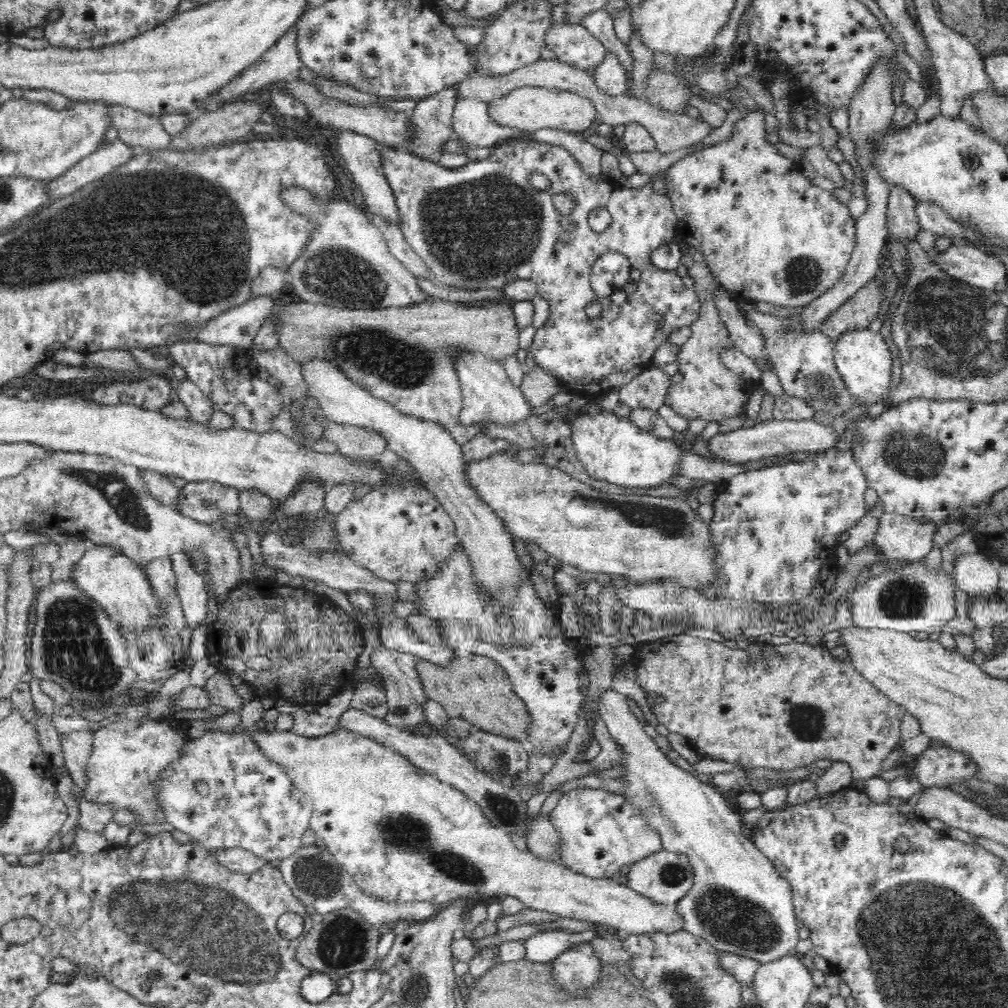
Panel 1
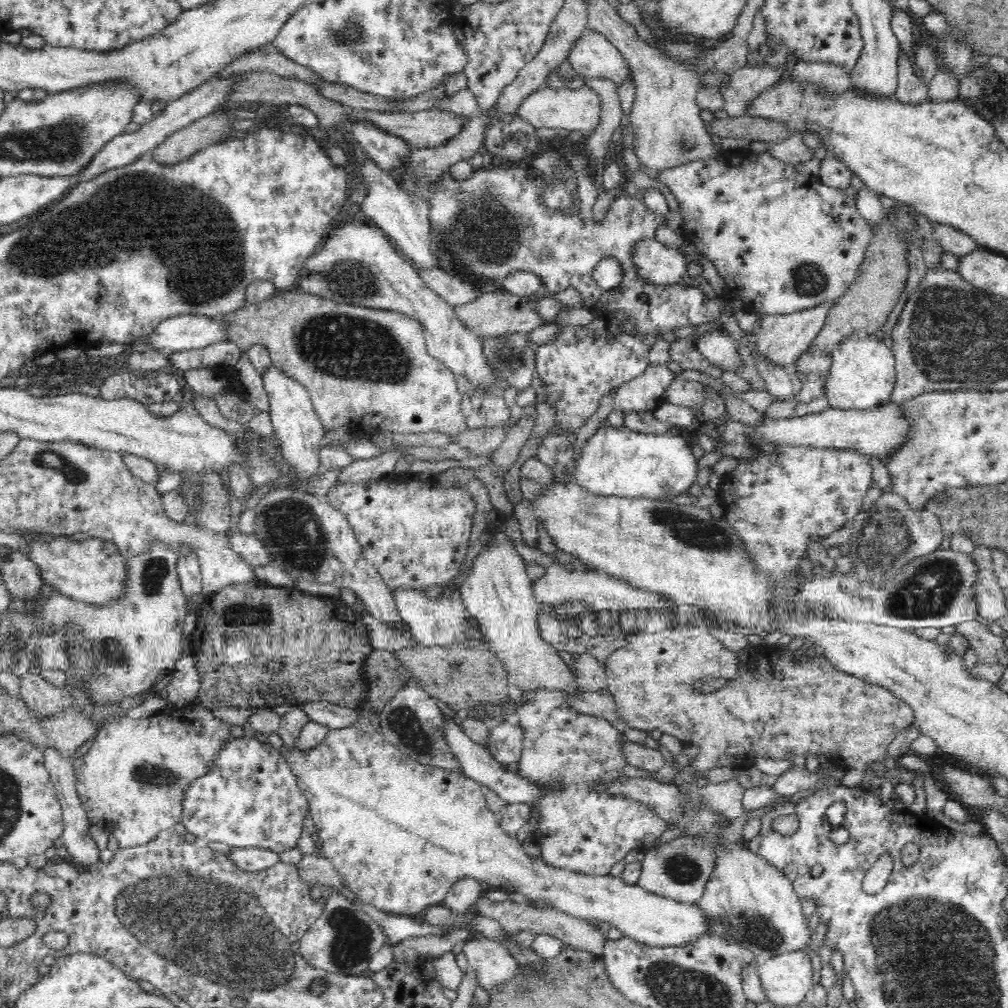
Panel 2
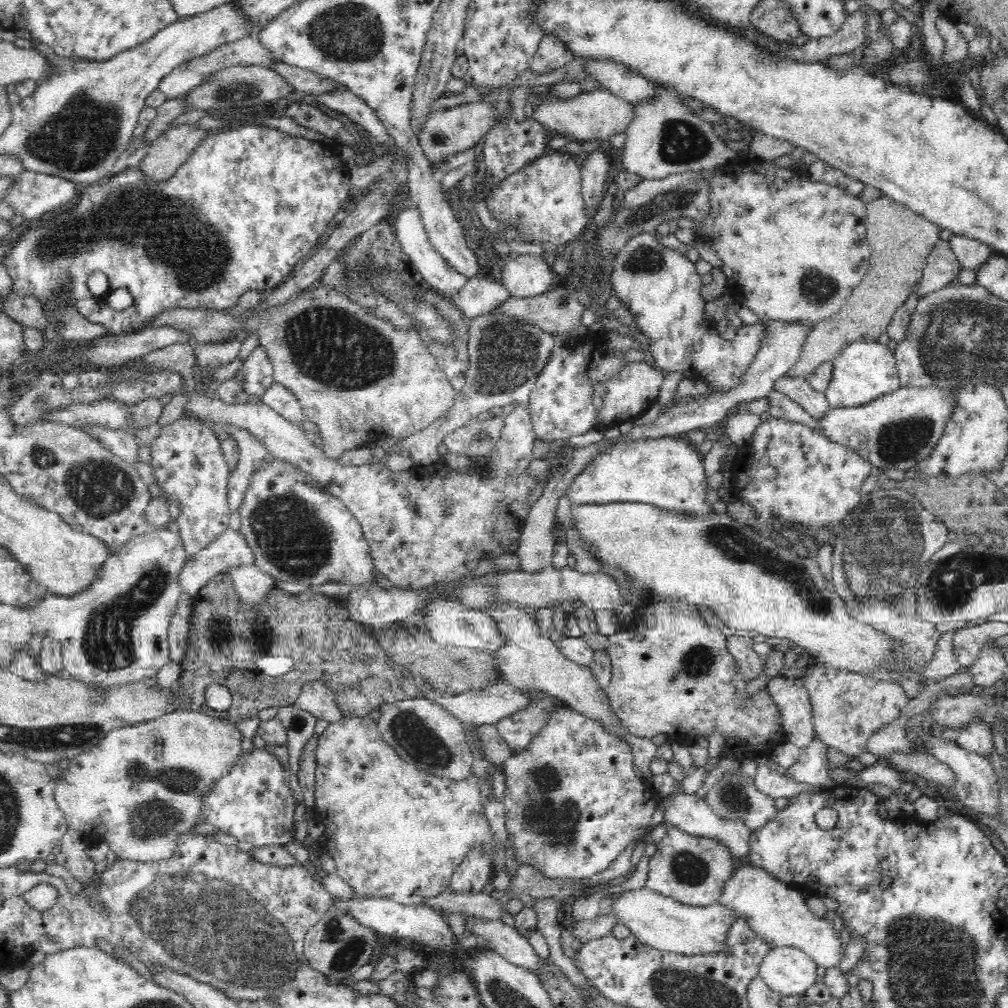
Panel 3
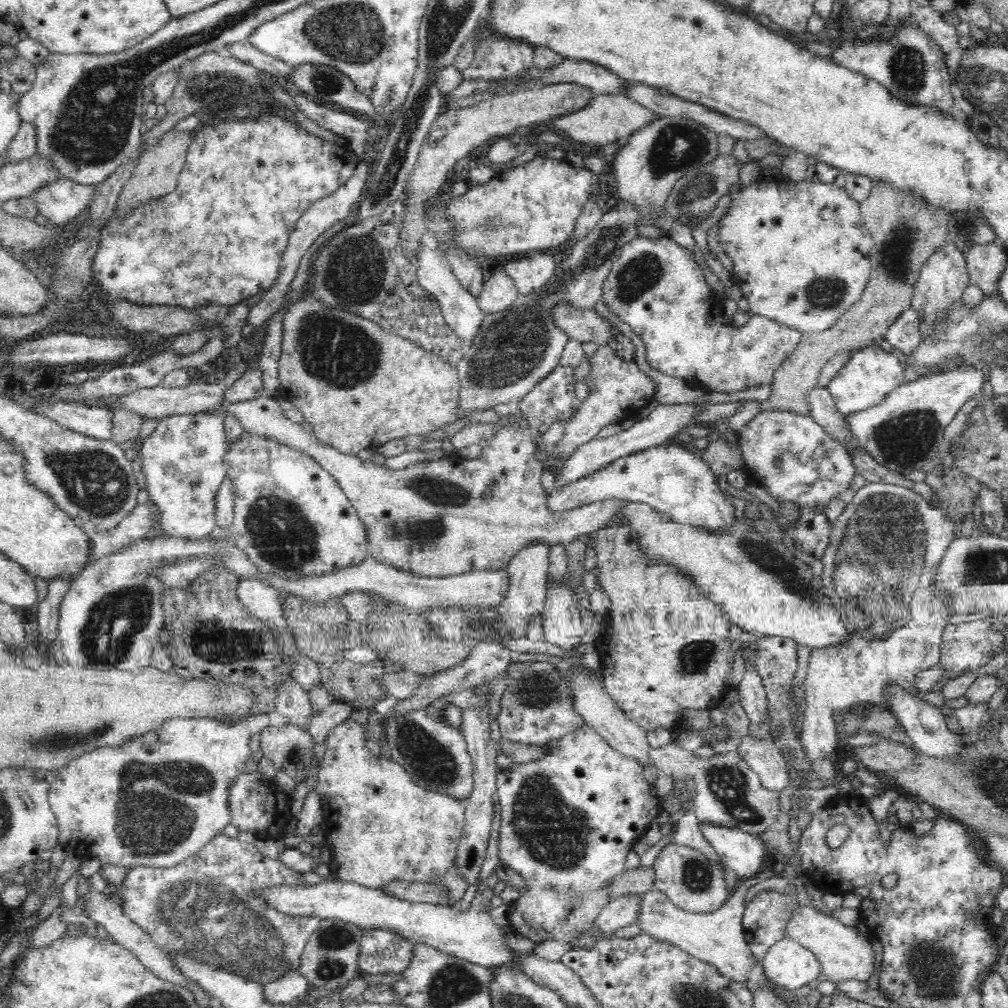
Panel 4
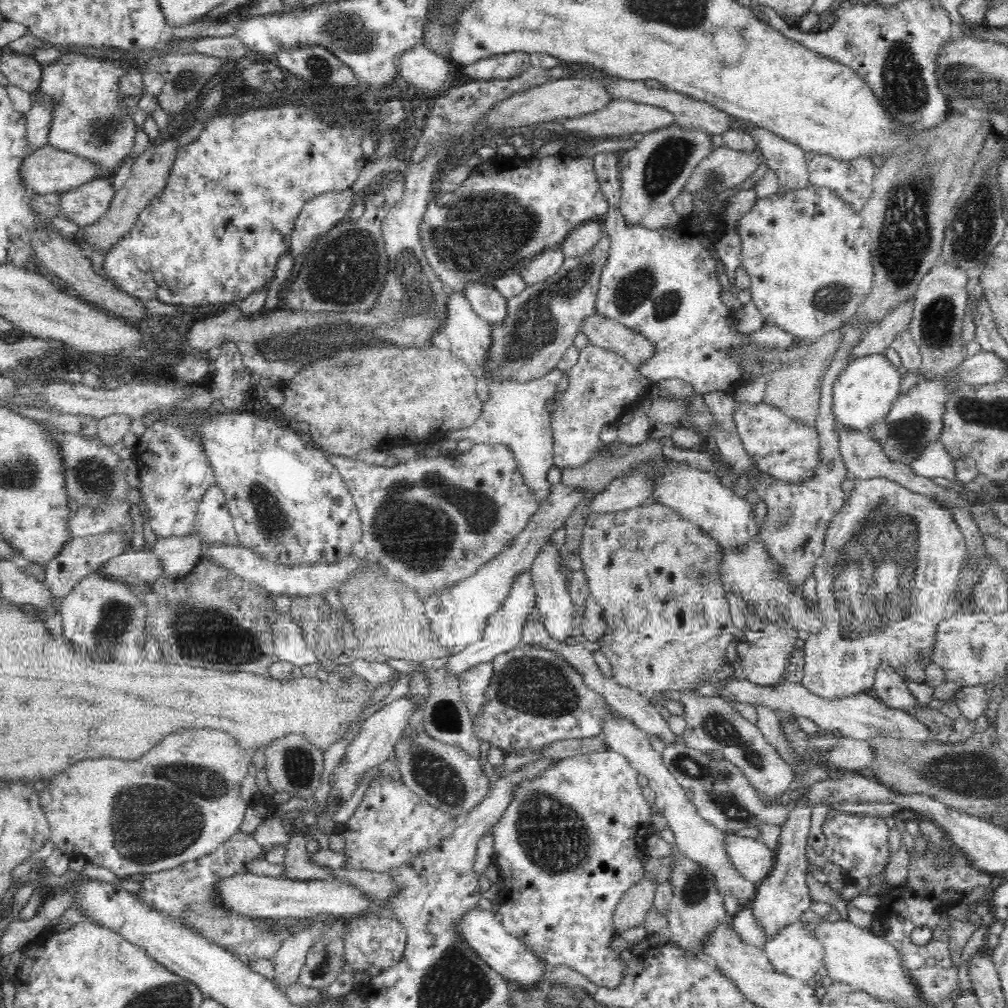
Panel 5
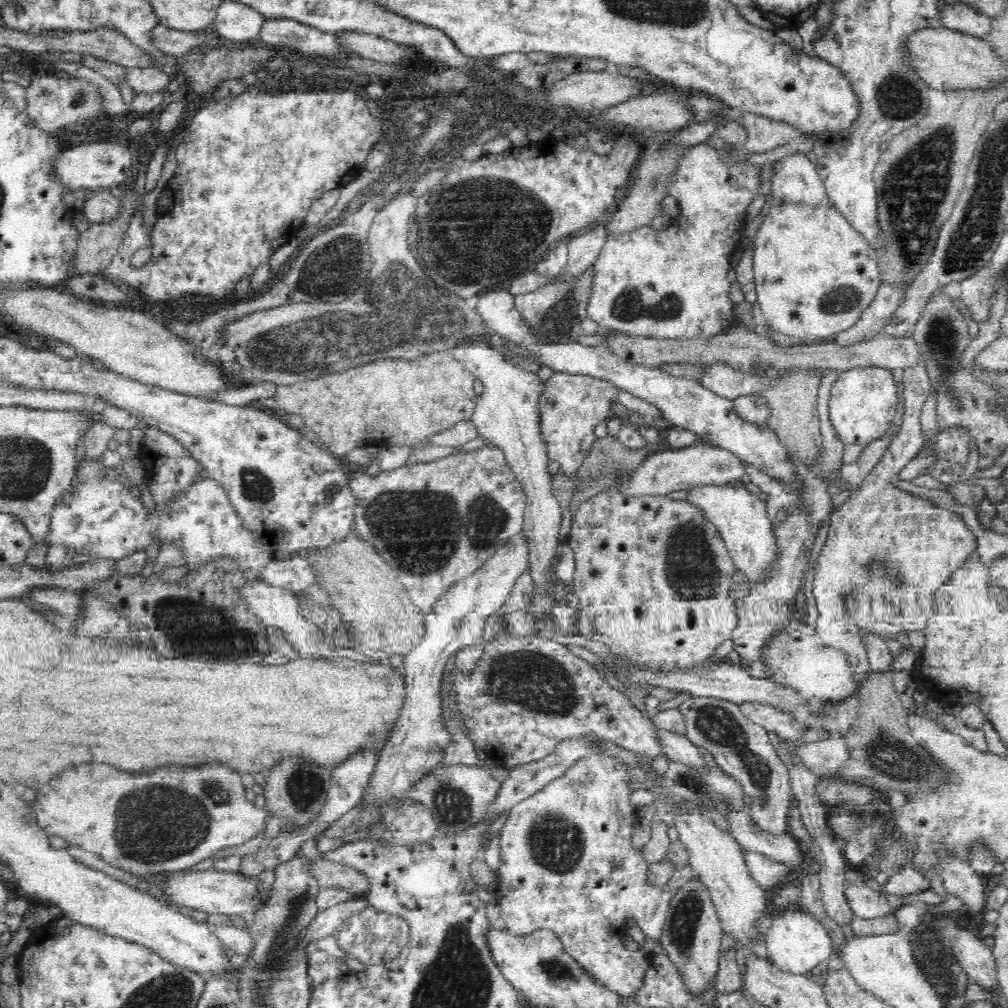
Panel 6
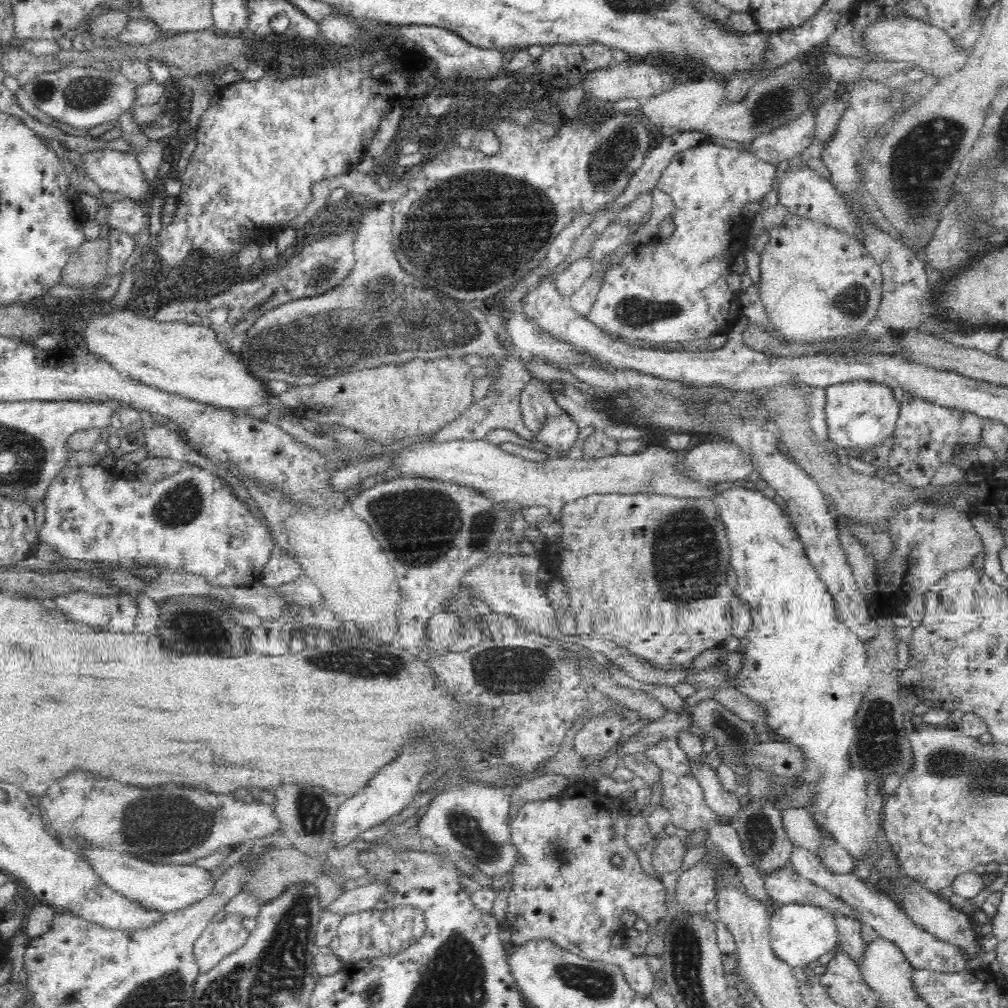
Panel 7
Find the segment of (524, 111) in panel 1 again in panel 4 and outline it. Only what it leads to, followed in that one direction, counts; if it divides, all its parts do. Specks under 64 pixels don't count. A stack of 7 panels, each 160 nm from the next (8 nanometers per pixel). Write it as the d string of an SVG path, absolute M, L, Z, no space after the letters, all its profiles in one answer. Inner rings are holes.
M625 94L596 95L593 102L572 114L558 116L551 122L551 126L558 128L564 135L577 142L610 145L614 141L630 138L634 132L648 127L651 123L658 121L660 116L652 109L639 104L634 98Z

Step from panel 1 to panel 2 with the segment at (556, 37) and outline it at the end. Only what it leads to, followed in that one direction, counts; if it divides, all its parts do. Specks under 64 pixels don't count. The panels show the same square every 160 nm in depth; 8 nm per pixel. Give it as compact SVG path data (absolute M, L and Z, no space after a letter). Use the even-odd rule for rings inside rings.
M583 33L568 58L576 74L586 79L610 80L616 87L633 84L633 73L616 45L602 33Z

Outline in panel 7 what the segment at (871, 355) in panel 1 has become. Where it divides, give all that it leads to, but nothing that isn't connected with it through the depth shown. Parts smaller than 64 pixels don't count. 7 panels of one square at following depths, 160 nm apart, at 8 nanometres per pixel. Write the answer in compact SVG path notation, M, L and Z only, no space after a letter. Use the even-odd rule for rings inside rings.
M855 380L847 383L831 384L819 394L824 402L826 422L828 425L828 438L826 441L843 448L854 448L859 453L872 446L888 440L895 431L899 417L900 402L894 398L892 388L870 380Z

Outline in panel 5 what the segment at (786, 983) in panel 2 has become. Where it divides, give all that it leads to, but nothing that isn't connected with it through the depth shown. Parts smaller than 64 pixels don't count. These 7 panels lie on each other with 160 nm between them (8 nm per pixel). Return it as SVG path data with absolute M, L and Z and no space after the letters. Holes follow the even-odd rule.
M792 921L780 927L773 937L768 939L763 951L768 955L769 961L773 964L776 972L796 977L800 980L811 982L812 977L817 973L820 966L824 966L824 945L822 941L810 931L804 922Z

